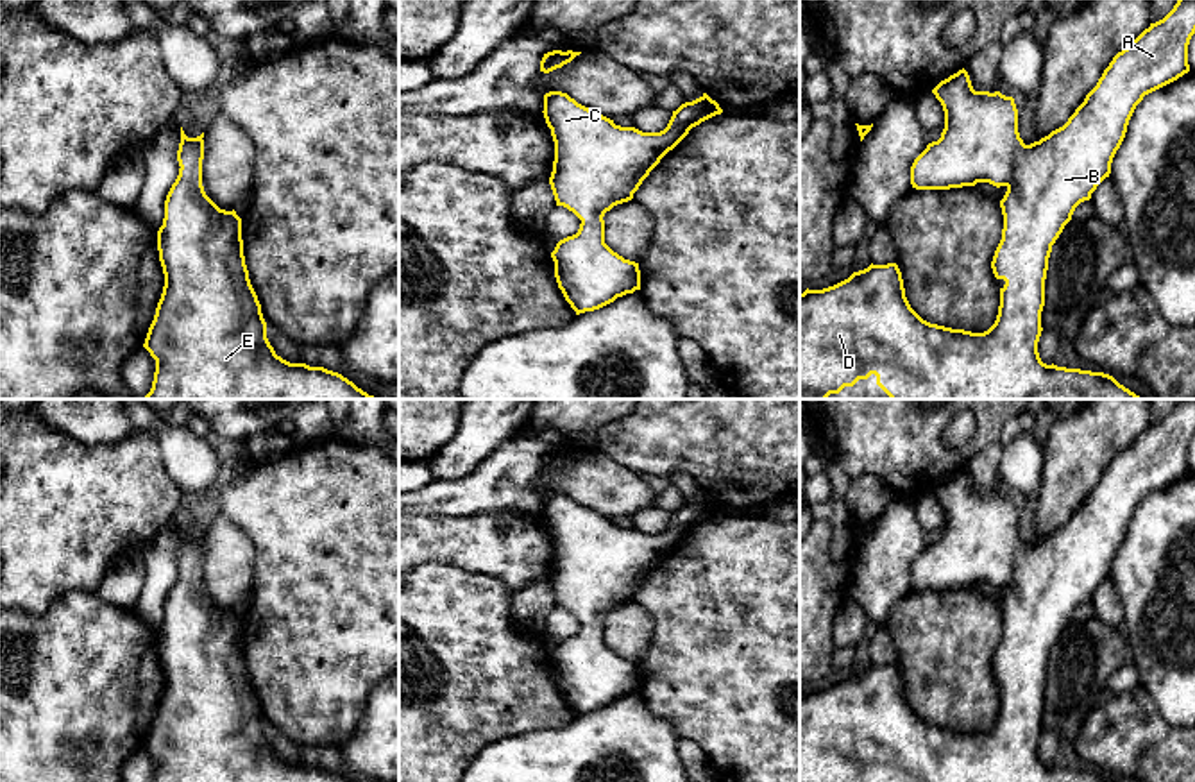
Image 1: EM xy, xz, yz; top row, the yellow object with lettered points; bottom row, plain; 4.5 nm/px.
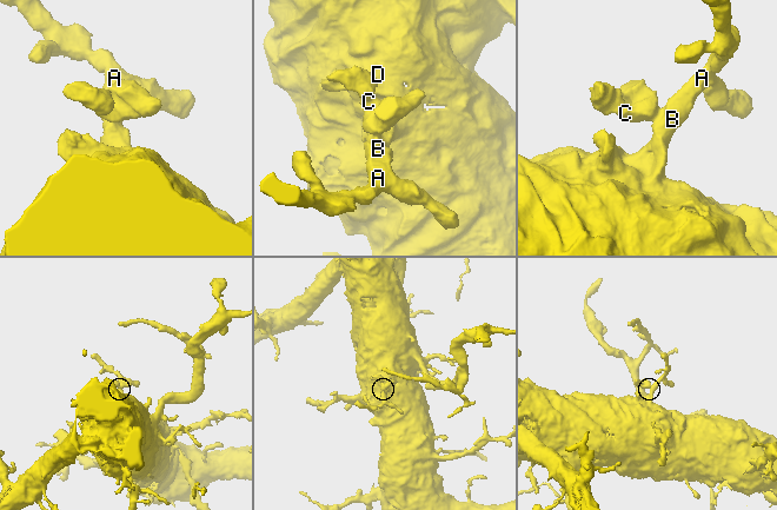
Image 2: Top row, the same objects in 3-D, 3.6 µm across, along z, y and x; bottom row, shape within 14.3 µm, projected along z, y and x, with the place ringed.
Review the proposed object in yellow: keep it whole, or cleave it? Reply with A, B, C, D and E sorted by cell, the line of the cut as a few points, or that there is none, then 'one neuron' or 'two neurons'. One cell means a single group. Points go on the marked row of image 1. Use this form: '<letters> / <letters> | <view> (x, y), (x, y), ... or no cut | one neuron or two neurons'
A B C D E | no cut | one neuron

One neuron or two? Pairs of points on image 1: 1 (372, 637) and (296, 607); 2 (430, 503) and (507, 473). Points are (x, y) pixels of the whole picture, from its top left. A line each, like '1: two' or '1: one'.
1: one
2: one

